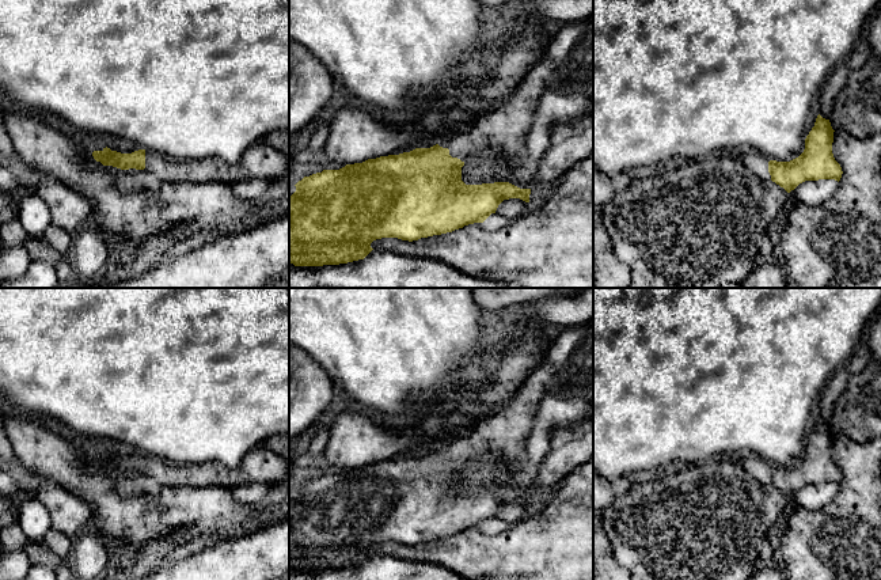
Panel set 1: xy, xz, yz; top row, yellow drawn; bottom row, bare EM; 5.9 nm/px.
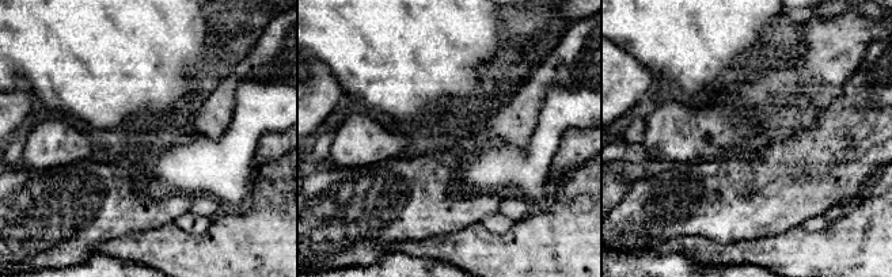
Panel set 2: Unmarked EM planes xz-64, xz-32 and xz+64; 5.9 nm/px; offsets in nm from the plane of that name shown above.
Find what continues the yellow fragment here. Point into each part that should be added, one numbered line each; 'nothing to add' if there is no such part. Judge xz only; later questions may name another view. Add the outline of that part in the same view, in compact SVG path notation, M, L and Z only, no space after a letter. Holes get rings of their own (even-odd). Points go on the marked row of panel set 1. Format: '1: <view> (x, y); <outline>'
1: xz (566, 65); M593 12L562 26L510 99L482 115L468 132L438 145L464 163L483 152L521 162L533 114L546 91L593 98Z

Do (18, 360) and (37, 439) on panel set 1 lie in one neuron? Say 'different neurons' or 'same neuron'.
different neurons

